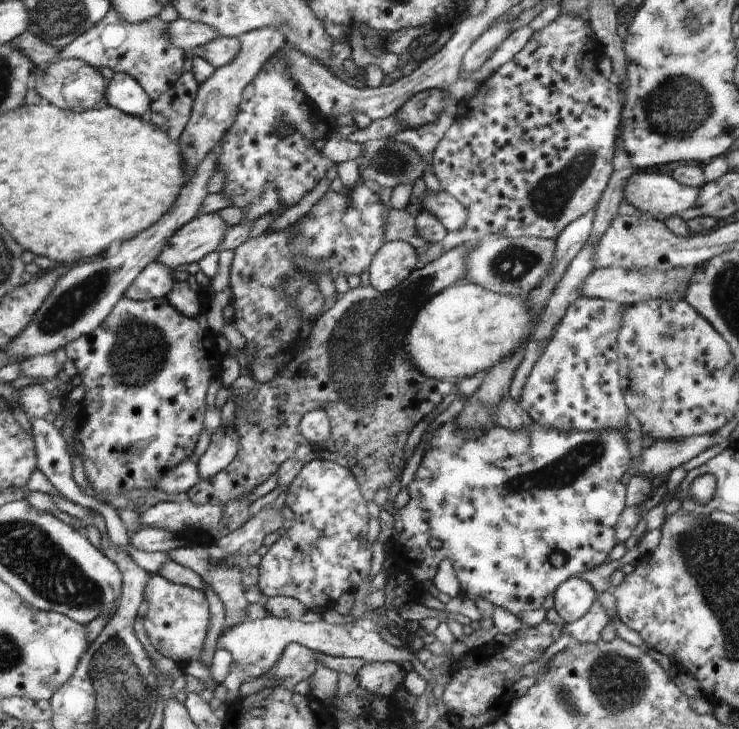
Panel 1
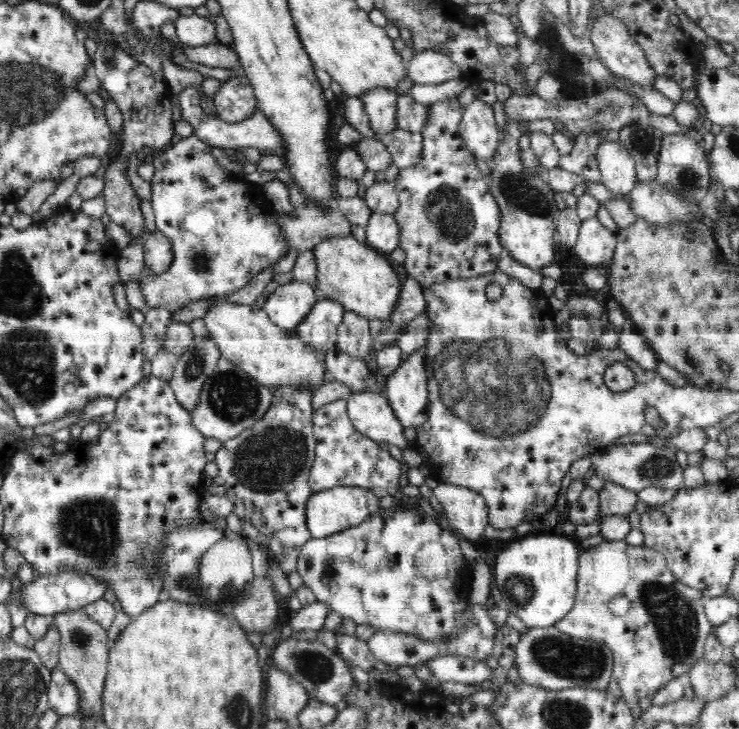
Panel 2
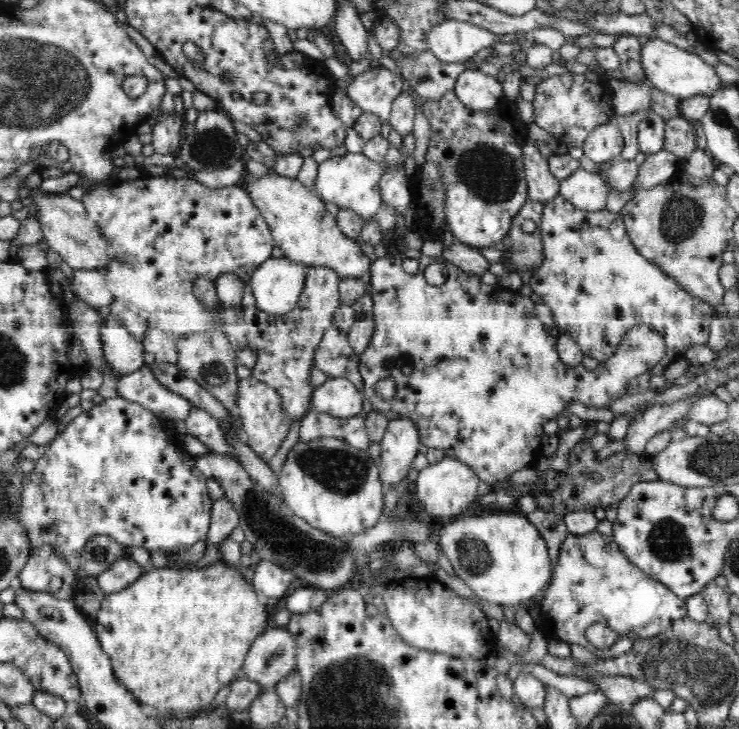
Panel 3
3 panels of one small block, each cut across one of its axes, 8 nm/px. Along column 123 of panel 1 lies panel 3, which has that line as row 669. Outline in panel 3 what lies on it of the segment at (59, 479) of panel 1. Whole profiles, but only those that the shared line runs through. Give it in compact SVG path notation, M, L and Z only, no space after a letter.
M534 662L526 663L523 666L523 672L526 674L533 674L545 685L547 684L547 686L557 688L564 696L569 698L582 696L582 694L597 690L597 686L592 684L589 679L582 679L574 675L562 676L546 668L543 664L535 664Z

